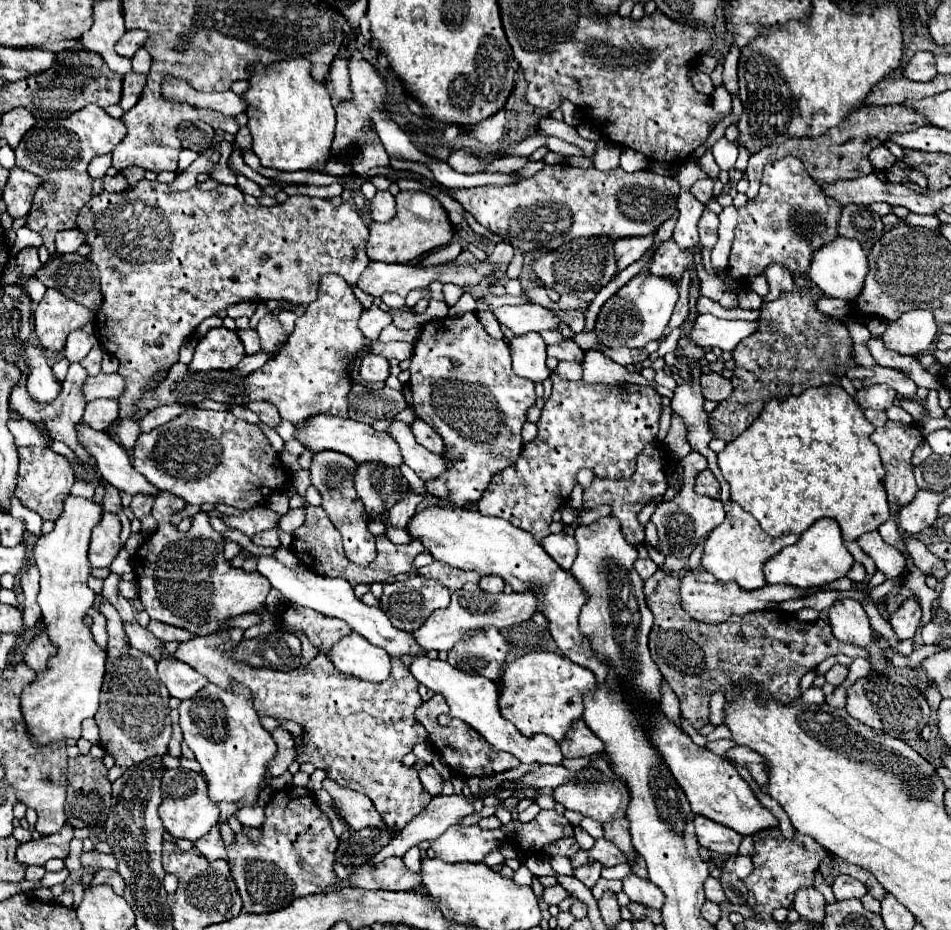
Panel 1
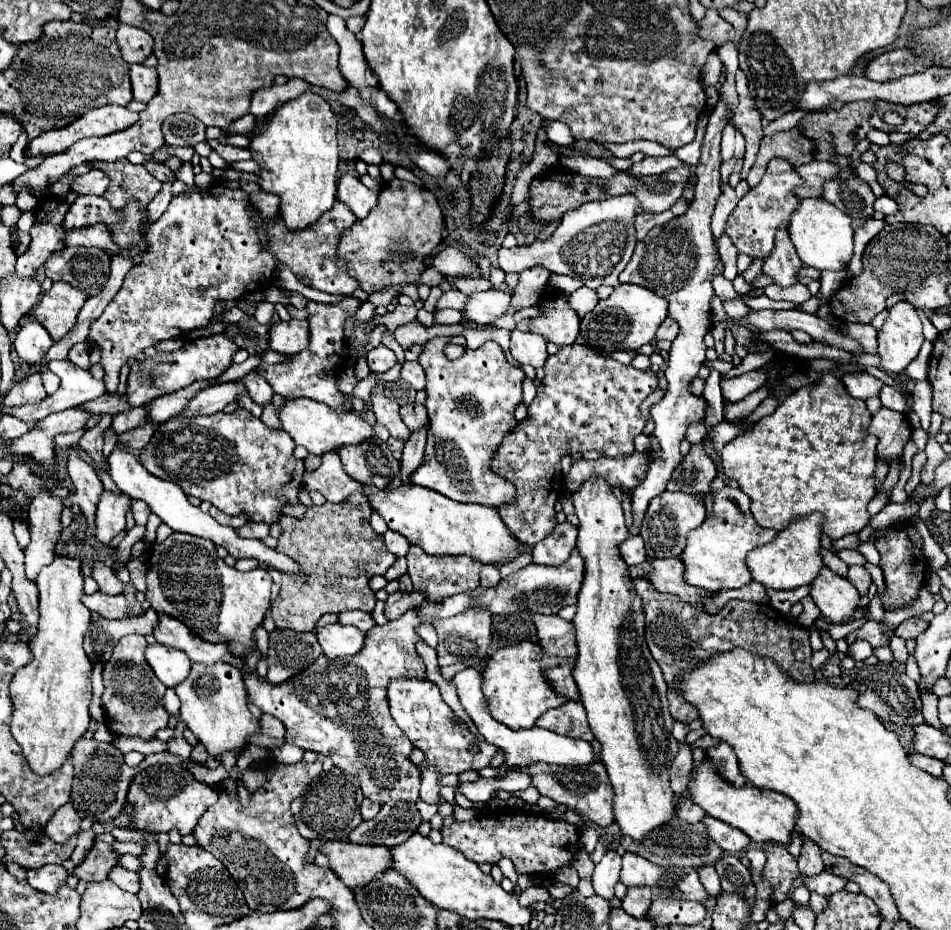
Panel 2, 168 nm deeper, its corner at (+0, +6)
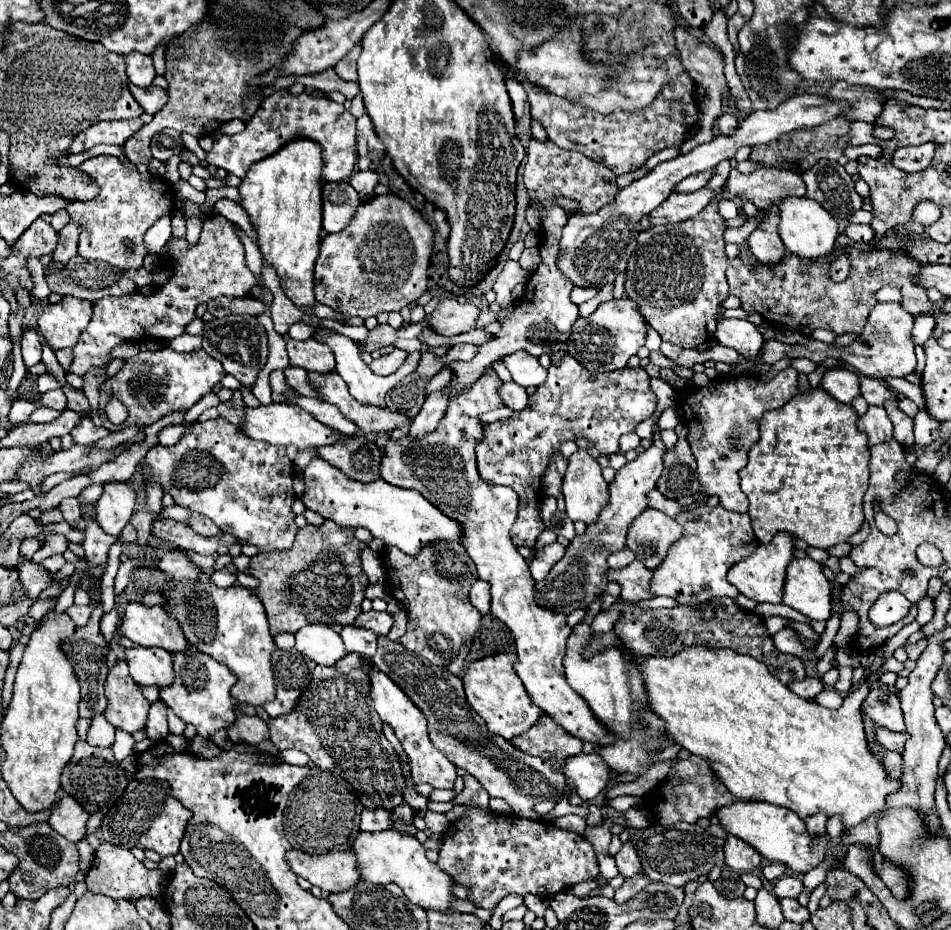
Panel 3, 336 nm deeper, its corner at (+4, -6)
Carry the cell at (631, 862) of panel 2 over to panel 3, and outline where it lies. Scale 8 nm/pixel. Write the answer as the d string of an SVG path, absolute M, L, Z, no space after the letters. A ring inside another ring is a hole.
M630 842L628 844L622 844L622 848L614 856L614 860L616 860L616 866L618 866L618 870L620 870L620 874L624 878L636 876L642 870L640 868L640 858L638 858L638 854L636 854L636 850L634 850L634 846Z

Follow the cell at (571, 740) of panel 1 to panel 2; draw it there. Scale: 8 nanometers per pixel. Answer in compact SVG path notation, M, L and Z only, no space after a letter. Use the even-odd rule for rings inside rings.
M570 700L564 706L560 706L552 712L546 712L540 718L540 728L546 728L556 734L570 736L570 738L580 738L586 742L594 740L594 734L584 716L584 706L576 700Z

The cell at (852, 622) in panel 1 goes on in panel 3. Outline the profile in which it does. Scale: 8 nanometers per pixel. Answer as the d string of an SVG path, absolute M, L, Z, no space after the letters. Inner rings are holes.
M794 558L786 568L782 602L812 620L828 620L832 598L822 566L812 558Z

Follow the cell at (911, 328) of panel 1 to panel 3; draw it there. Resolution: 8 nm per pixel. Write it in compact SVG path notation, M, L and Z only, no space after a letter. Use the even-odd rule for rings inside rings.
M878 302L874 306L874 310L870 312L868 316L868 322L862 330L862 334L858 336L858 340L854 340L852 344L848 346L832 346L832 344L824 344L824 342L818 342L814 338L810 338L804 346L800 344L782 344L782 342L776 342L776 340L768 340L764 344L764 354L760 356L758 362L744 362L740 366L734 368L734 374L744 374L744 372L756 372L760 362L768 362L768 364L774 364L776 360L780 358L808 358L816 364L824 362L824 358L842 358L846 360L850 366L856 368L856 372L864 374L864 376L872 376L876 380L884 380L888 376L906 376L910 372L914 372L916 368L916 354L914 354L914 344L912 344L912 338L910 338L910 332L912 332L912 326L914 326L914 316L908 314L898 302Z

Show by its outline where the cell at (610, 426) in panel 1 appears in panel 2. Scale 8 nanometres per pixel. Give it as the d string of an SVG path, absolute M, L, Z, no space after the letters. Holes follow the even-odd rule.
M582 344L560 348L544 364L546 378L528 406L528 416L500 444L492 458L492 472L516 488L516 500L500 506L500 518L512 534L534 546L556 526L556 500L564 494L560 460L564 454L596 450L602 456L618 458L634 452L634 438L644 432L646 418L640 412L642 400L658 386L652 370L636 370L598 356Z

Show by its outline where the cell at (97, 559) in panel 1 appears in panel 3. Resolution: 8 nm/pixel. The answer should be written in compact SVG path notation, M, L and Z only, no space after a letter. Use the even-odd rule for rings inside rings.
M108 482L102 488L104 492L96 502L96 520L106 534L120 536L134 514L136 492L126 482Z

